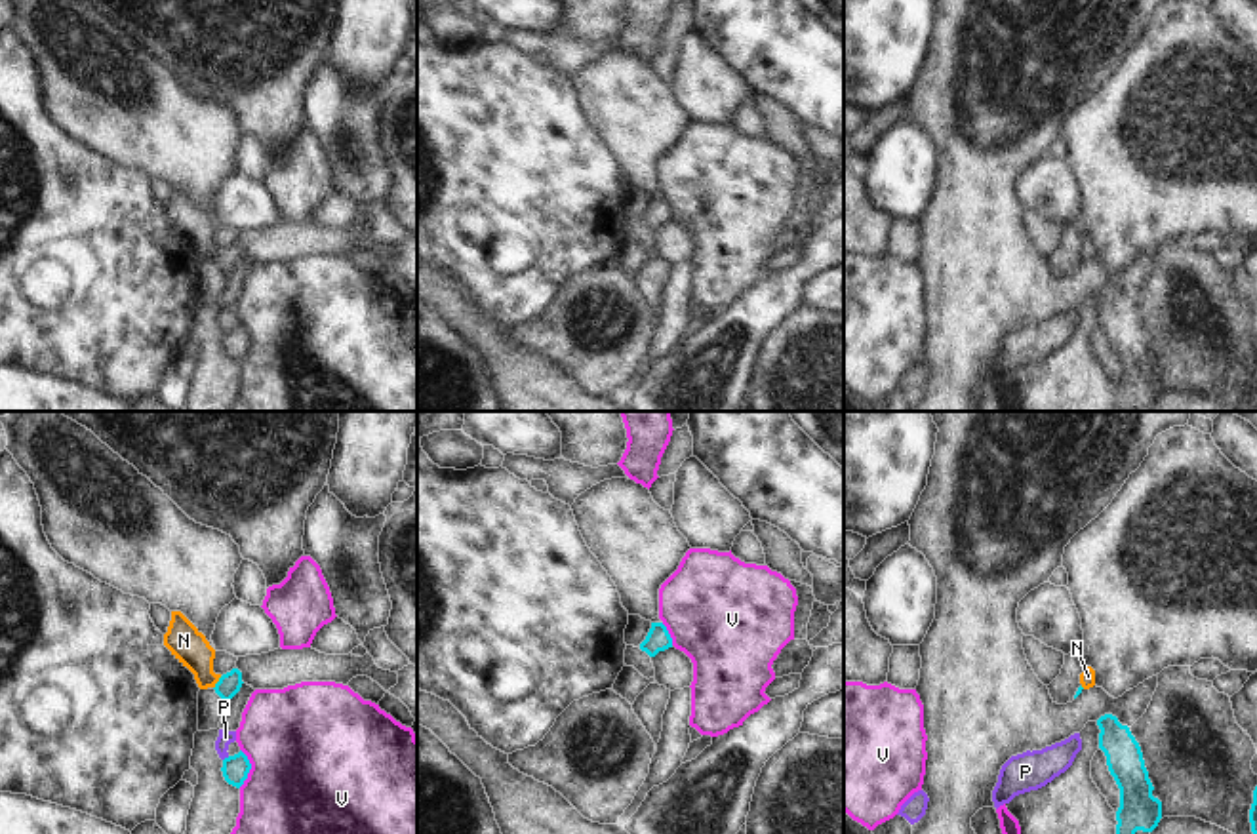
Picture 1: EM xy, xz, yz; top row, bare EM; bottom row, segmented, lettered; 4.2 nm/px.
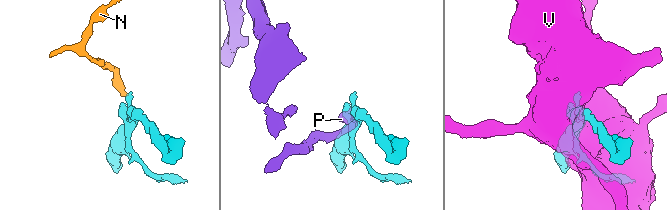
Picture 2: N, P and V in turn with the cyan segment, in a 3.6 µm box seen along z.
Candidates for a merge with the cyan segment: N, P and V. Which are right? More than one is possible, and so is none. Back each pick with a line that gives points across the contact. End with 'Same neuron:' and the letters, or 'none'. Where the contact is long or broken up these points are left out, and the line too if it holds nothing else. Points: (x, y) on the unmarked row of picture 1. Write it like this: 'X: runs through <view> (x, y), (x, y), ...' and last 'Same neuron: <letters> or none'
N: runs through xy (229, 258), (218, 256), (183, 214)
Same neuron: N

